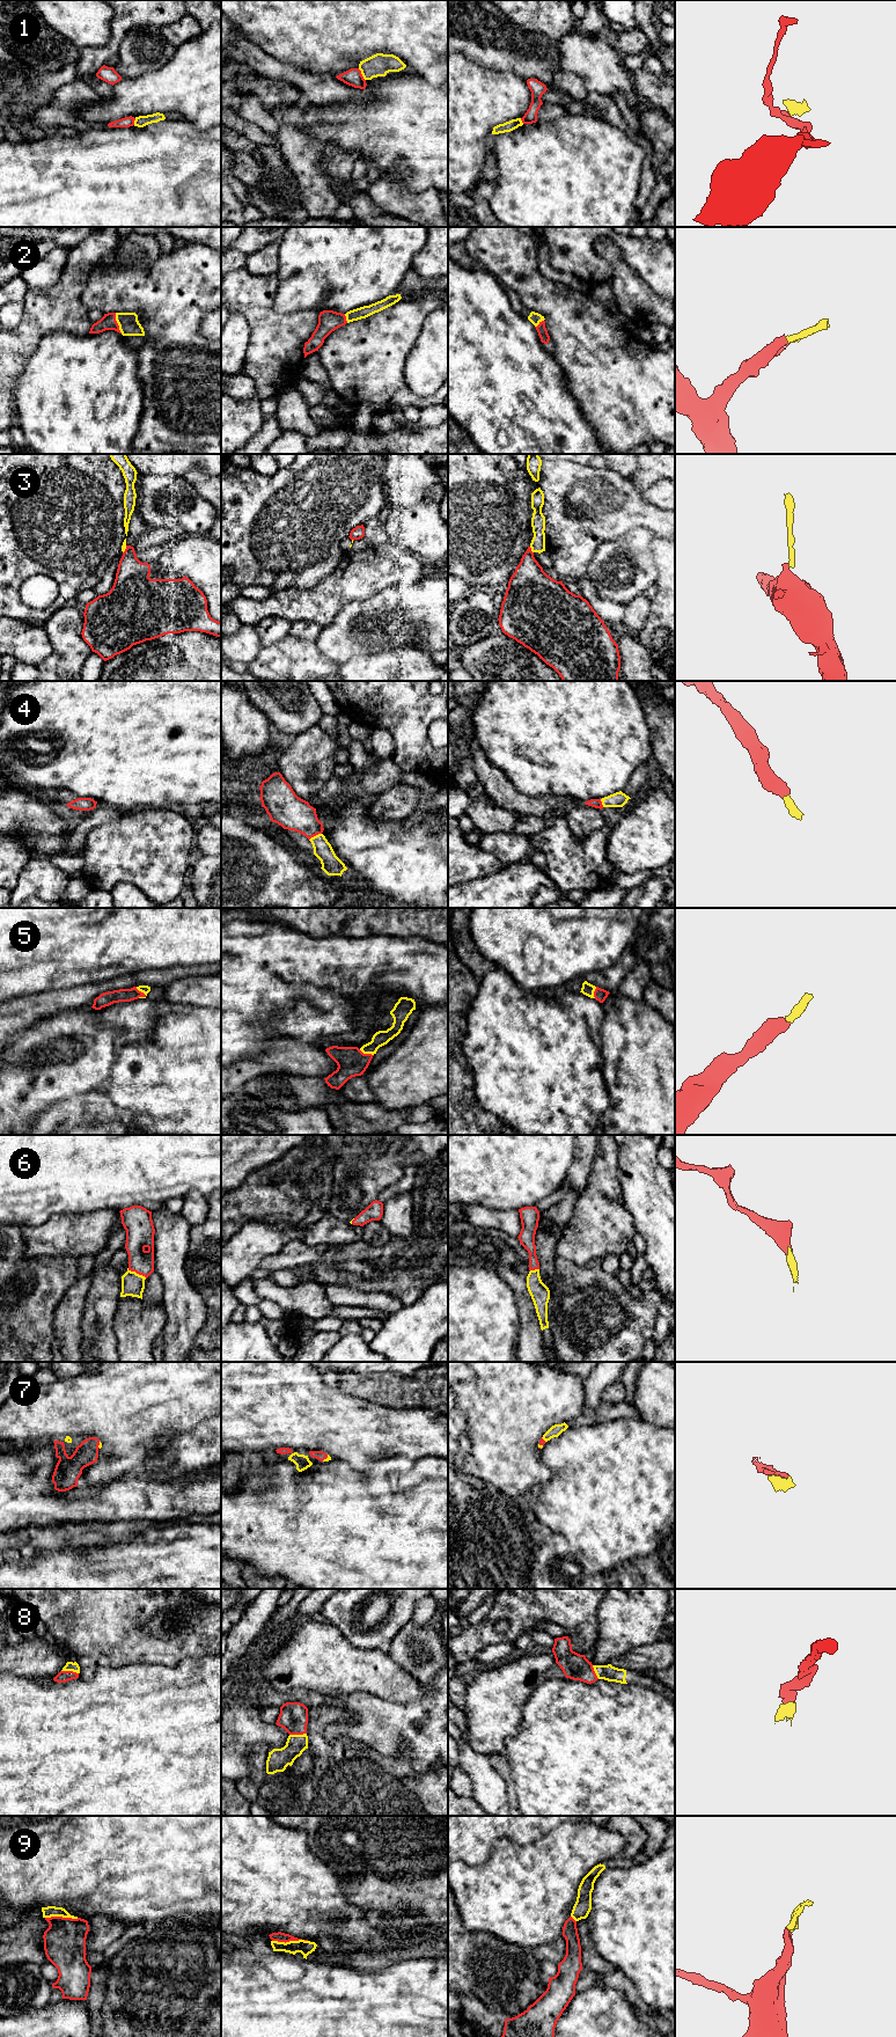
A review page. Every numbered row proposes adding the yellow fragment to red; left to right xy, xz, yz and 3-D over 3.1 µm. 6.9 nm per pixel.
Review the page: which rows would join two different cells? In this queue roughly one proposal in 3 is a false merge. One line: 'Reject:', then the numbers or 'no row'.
Reject: 1, 3

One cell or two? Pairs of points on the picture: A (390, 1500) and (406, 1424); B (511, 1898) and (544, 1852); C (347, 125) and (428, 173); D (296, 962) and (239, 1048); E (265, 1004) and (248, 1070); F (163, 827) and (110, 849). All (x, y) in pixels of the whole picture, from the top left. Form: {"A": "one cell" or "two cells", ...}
{"A": "two cells", "B": "one cell", "C": "one cell", "D": "two cells", "E": "two cells", "F": "one cell"}

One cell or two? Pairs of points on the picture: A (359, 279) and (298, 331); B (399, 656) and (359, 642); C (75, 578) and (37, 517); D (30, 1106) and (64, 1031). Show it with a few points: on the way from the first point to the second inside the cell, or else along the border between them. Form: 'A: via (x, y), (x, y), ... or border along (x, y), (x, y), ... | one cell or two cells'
A: border along (318, 310), (299, 309), (291, 312) | two cells
B: border along (411, 645), (398, 645), (389, 650), (358, 656) | two cells
C: via (75, 563), (75, 559), (58, 542), (52, 532) | one cell
D: via (49, 1087), (66, 1065), (59, 1049) | one cell

